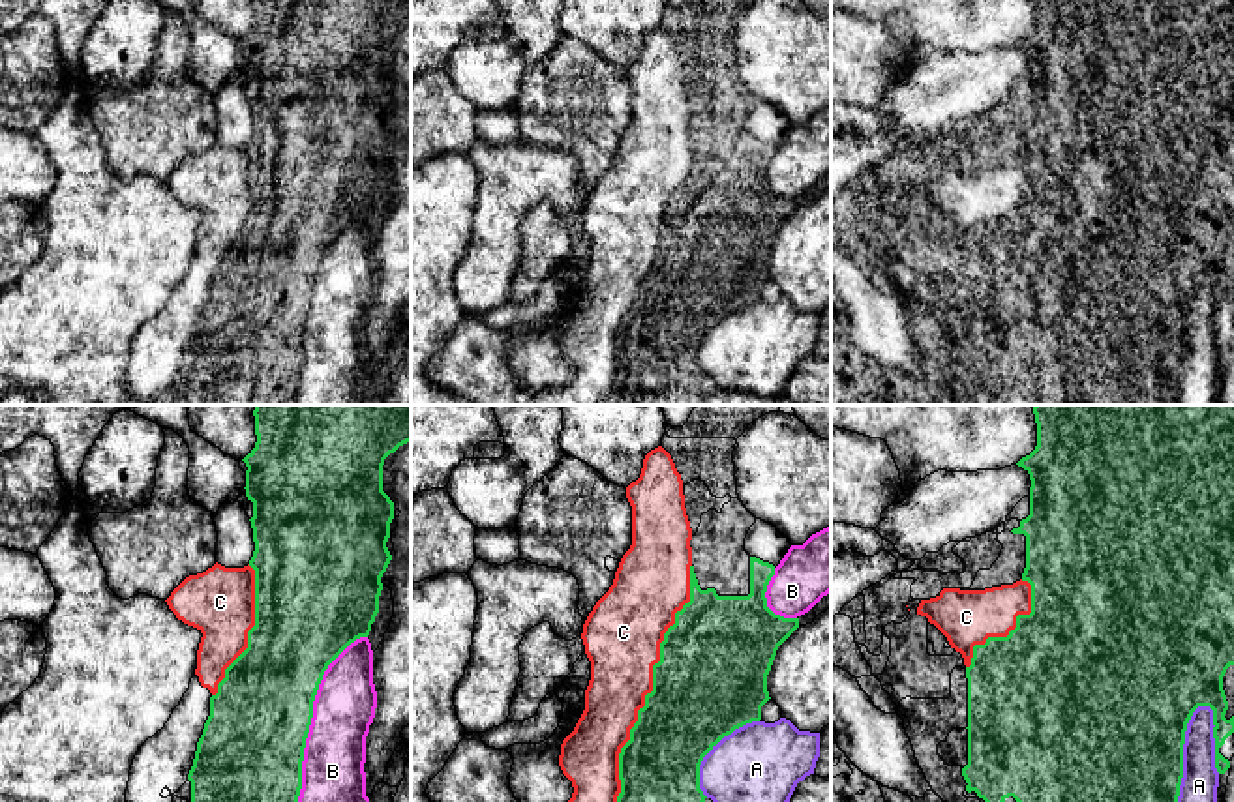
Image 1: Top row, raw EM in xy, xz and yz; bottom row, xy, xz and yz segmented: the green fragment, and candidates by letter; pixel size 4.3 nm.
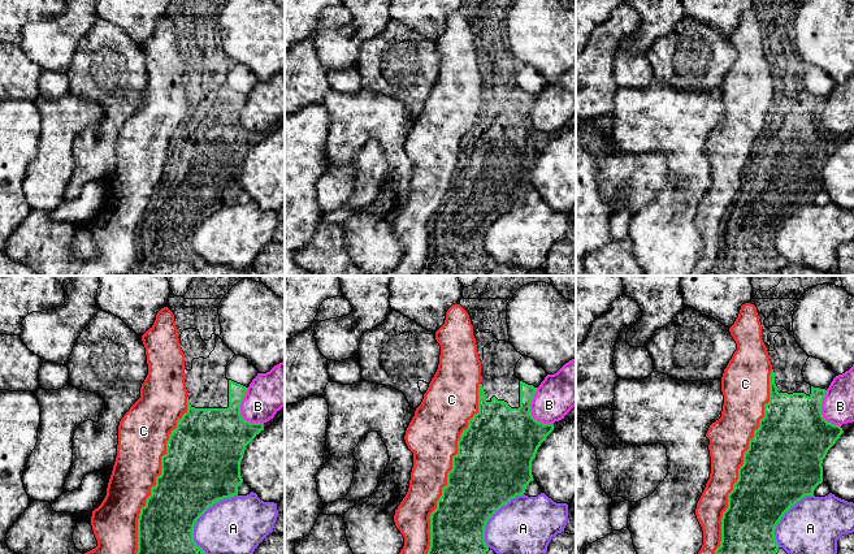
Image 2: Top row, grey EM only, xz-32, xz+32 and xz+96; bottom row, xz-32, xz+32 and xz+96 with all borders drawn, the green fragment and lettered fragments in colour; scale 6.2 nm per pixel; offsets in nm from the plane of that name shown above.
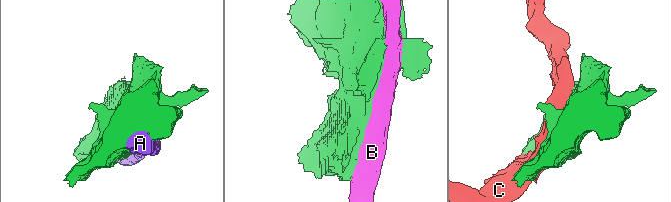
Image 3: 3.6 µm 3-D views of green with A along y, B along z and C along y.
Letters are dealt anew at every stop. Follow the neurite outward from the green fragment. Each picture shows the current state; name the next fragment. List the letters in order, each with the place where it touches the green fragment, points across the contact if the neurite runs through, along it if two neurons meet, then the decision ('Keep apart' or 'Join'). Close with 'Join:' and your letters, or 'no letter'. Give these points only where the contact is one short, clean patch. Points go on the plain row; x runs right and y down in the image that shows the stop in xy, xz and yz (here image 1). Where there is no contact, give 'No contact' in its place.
A: Touches green at yz (1182, 341). Keep apart
B: Touches green at xy (310, 304). Keep apart
C: Touches green at xz (647, 274). Keep apart
Join: no letter

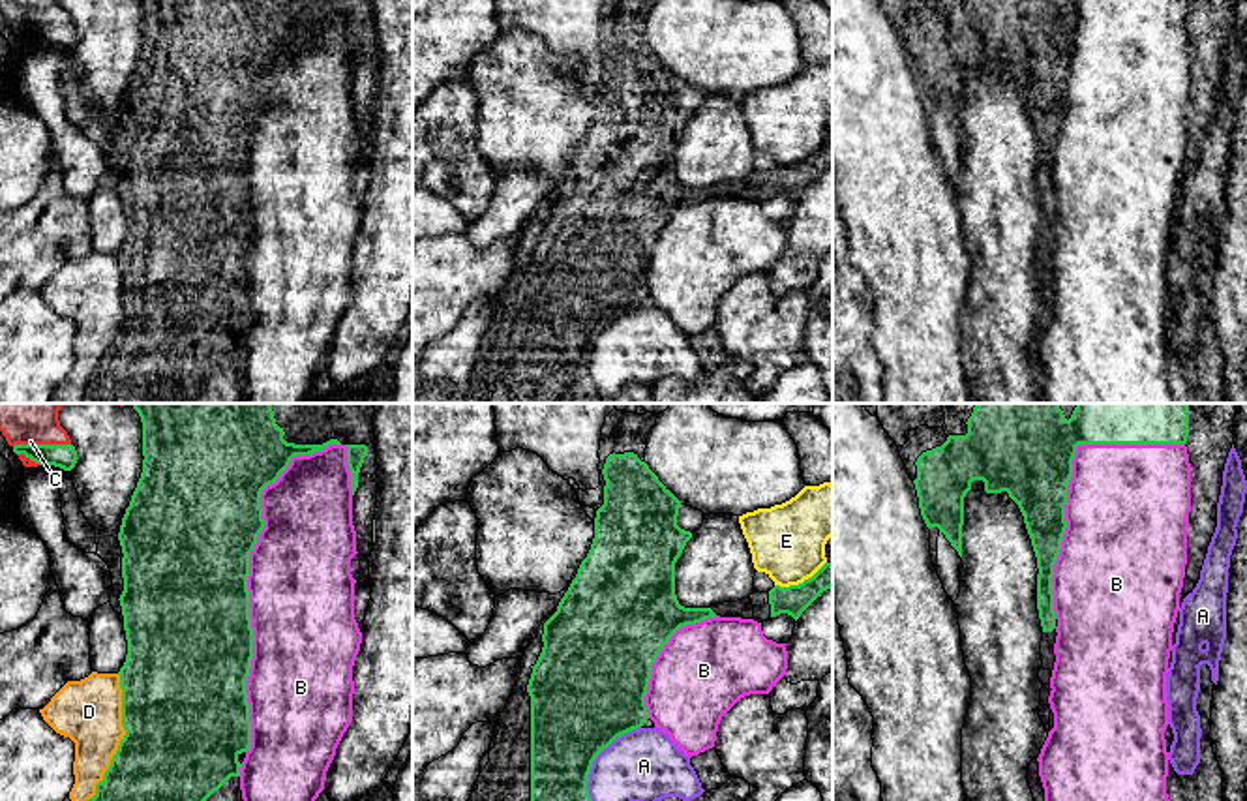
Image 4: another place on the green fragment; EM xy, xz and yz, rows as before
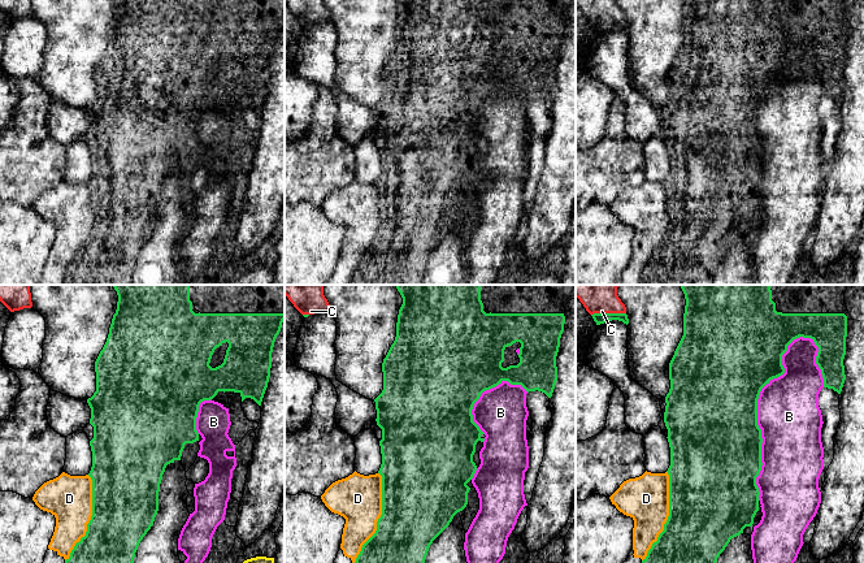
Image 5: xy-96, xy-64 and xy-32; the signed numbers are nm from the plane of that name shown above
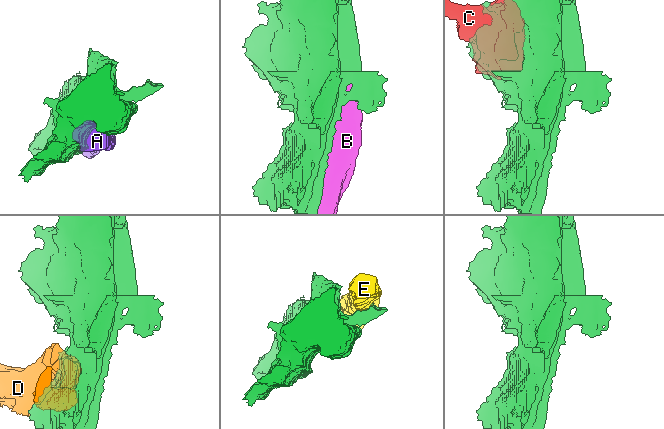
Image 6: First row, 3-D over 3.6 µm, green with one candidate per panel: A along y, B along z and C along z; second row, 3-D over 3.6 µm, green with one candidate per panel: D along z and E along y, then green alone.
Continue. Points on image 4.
A: Touches green at xz (593, 340). Keep apart
B: Touches green at xy (246, 162). Join
C: Touches green at xy (42, 25). Keep apart
D: Touches green at xy (120, 321). Keep apart
E: Touches green at xz (799, 164). Keep apart
Join: B

